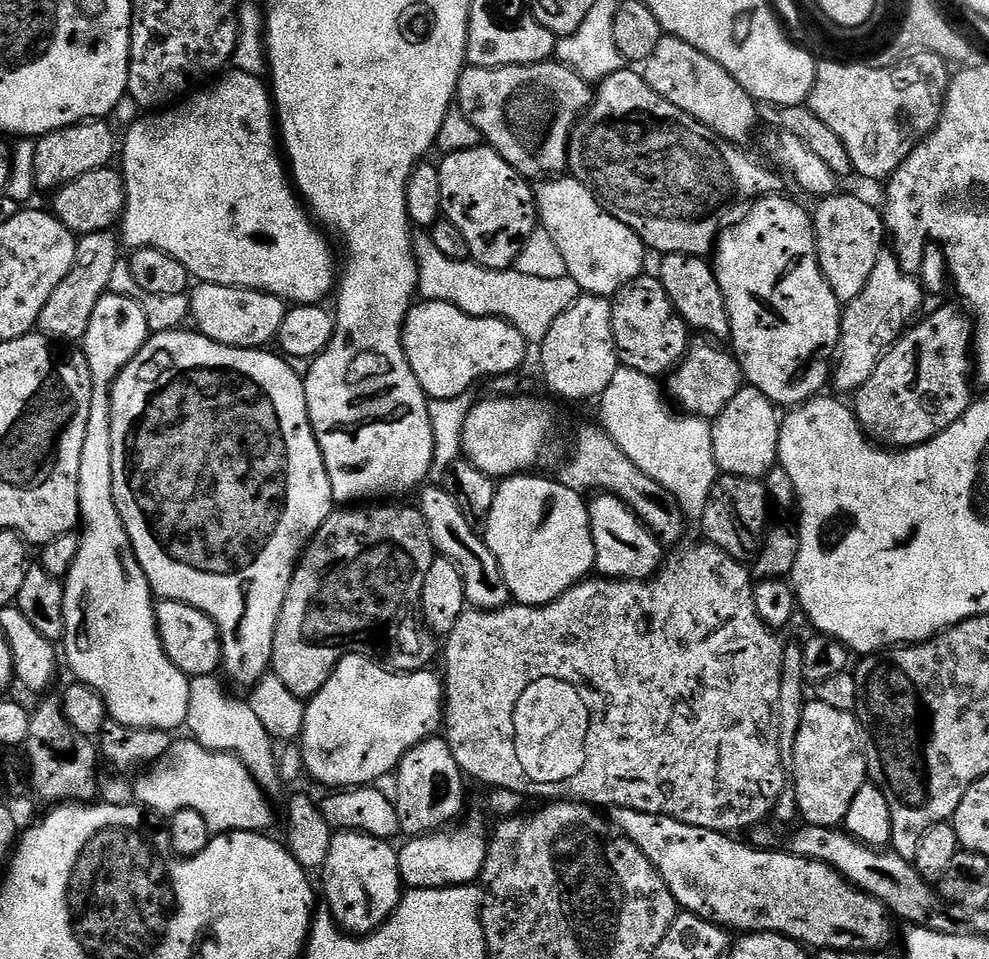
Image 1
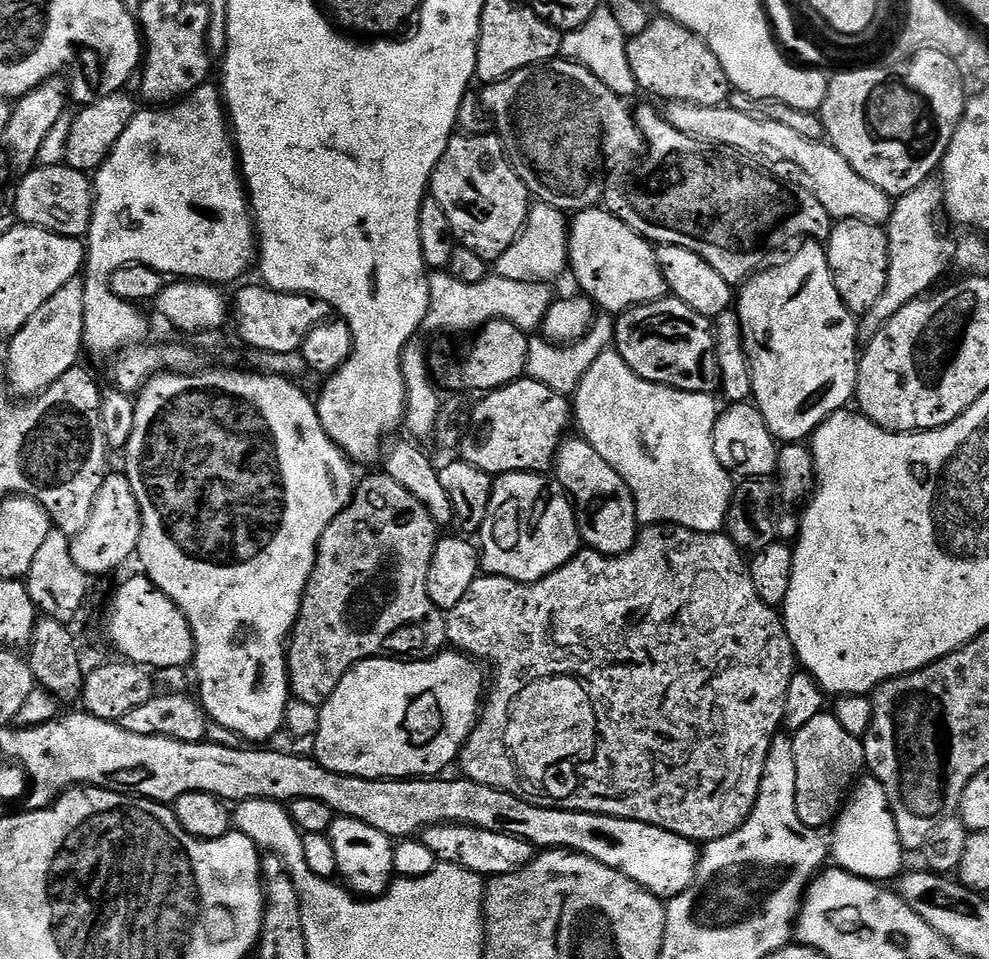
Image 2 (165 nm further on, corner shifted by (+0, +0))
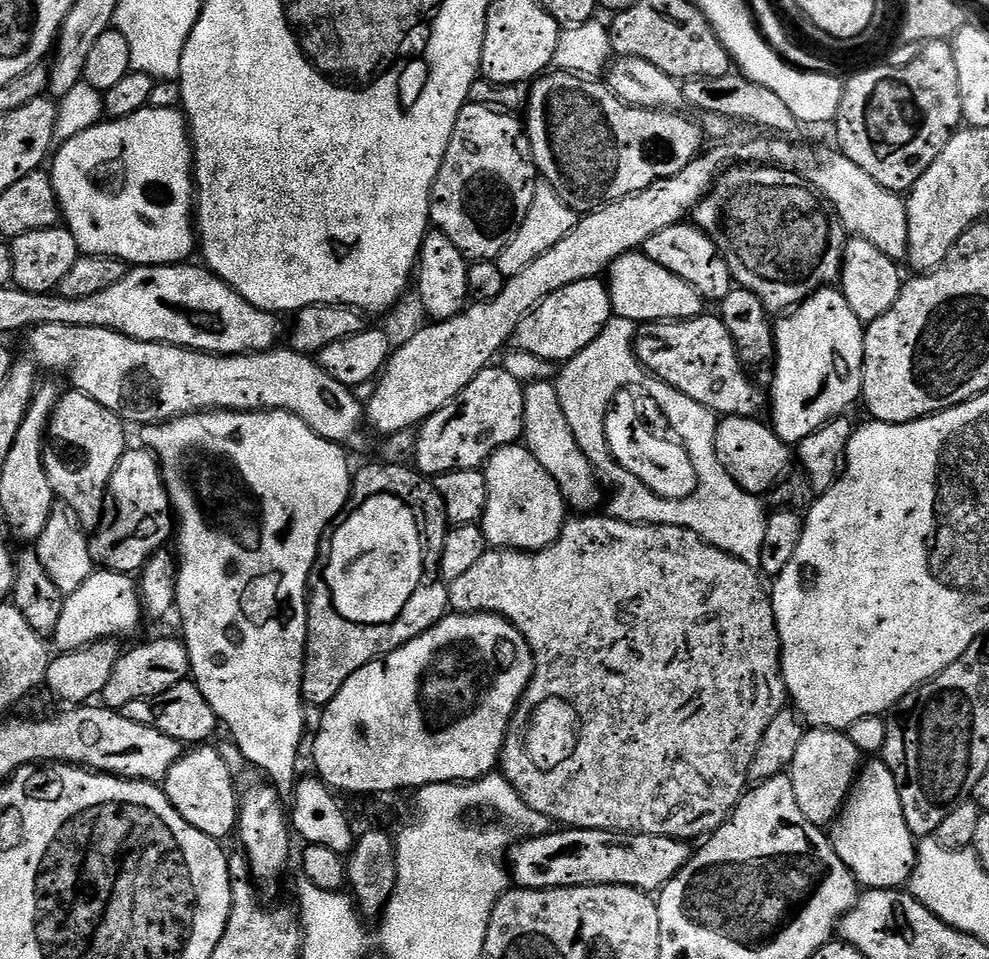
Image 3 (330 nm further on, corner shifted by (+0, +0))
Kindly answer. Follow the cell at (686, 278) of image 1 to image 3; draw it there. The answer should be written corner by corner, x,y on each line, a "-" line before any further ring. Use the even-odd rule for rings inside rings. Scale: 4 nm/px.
681,222
666,230
658,230
654,238
645,242
642,251
654,262
658,262
658,266
670,270
670,274
678,274
682,282
694,286
694,290
704,297
705,301
718,302
726,298
726,294
730,294
734,286
730,270
712,239
691,223

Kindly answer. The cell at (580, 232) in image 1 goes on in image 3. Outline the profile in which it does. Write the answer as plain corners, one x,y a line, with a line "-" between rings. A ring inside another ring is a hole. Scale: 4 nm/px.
640,250
622,254
622,258
612,263
612,267
606,273
606,285
613,313
620,320
631,320
640,324
654,324
661,320
692,320
695,316
701,315
706,307
704,297
697,294
694,286
682,282
678,274
670,274
670,270
658,266
658,262
654,262

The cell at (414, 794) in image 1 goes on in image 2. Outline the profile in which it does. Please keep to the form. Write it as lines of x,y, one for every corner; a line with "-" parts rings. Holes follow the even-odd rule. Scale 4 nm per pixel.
458,824
425,828
422,839
426,850
430,850
430,854
434,854
439,863
465,868
481,878
505,876
517,872
522,866
529,864
534,855
532,845
524,840
515,840
506,834
494,834
481,828
469,828

